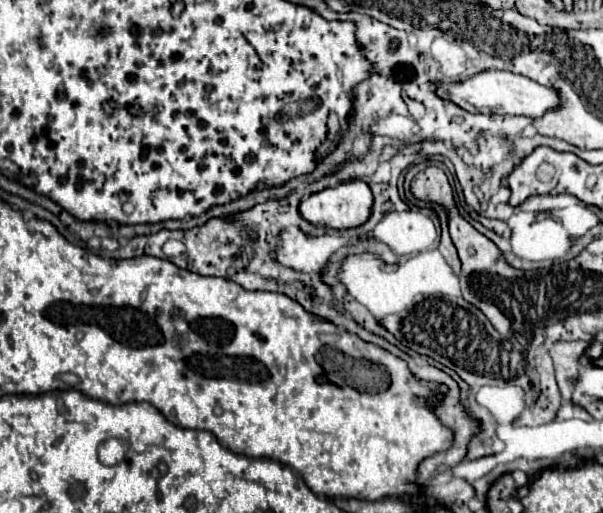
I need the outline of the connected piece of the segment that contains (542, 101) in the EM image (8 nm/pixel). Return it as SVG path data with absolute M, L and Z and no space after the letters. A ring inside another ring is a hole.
M483 70L463 82L439 82L435 94L473 114L523 114L529 118L539 118L549 108L555 108L559 104L559 96L555 94L555 90L545 88L521 74L505 70Z

